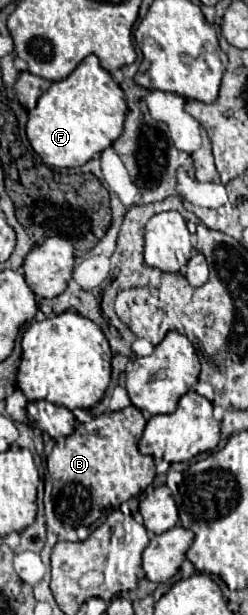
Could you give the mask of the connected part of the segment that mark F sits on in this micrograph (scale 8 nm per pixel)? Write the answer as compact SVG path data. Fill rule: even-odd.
M88 55L66 79L52 83L50 89L40 97L38 105L28 115L26 135L32 149L42 157L42 161L48 167L80 167L94 159L96 155L100 155L106 147L110 147L116 141L116 137L120 137L124 117L126 117L124 91L110 77L110 73L100 67L98 57Z

